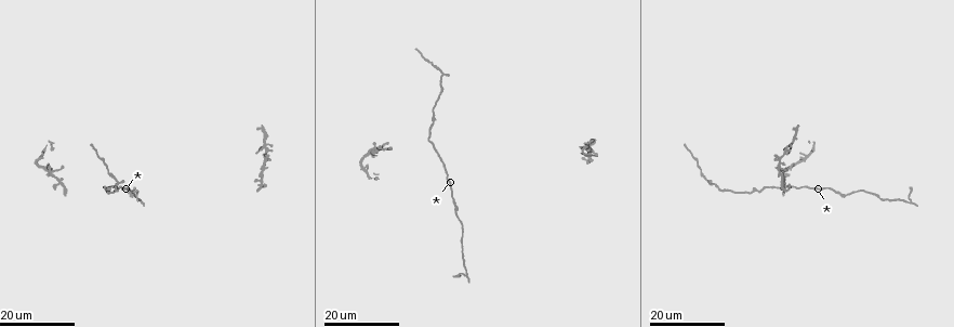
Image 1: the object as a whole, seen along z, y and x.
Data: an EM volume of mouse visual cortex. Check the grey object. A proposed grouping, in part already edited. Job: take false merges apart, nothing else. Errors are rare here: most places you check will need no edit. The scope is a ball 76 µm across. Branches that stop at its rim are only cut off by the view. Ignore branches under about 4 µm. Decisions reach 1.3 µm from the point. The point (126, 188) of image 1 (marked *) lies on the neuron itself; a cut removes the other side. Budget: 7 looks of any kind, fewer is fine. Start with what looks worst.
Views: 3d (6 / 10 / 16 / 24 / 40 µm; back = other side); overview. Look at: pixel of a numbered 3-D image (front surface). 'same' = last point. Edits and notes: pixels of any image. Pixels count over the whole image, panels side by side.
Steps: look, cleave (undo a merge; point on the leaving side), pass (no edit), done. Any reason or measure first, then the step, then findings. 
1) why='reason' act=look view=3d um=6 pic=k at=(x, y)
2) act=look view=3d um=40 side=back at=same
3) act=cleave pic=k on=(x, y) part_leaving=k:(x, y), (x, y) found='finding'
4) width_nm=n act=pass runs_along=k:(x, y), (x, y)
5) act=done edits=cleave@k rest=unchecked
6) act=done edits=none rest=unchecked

why='looks like a crossing' act=look view=3d um=16 pic=1 at=(50, 172)

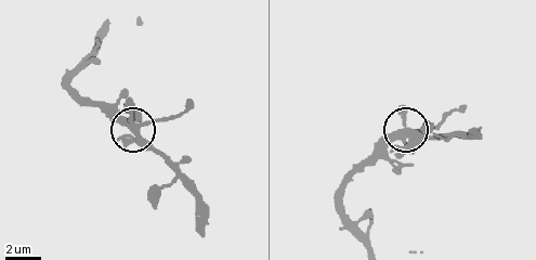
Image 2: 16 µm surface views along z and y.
why='zoom in' act=look view=3d um=10 pic=2 at=(136, 124)

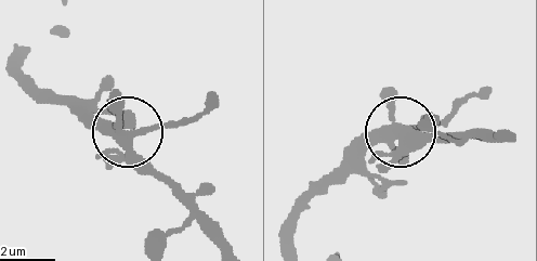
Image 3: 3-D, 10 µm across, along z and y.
act=pass found='continuous, no second neuron'

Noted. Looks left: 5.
act=look view=3d um=24 pic=1 at=(430, 141)

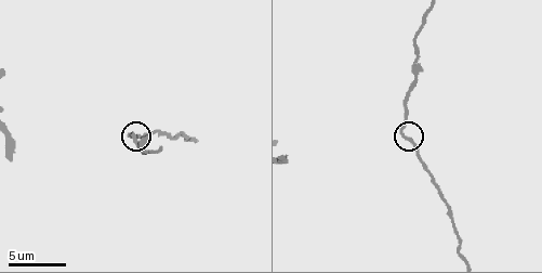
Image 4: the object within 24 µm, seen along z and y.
act=look view=3d um=6 pic=4 at=(403, 134)

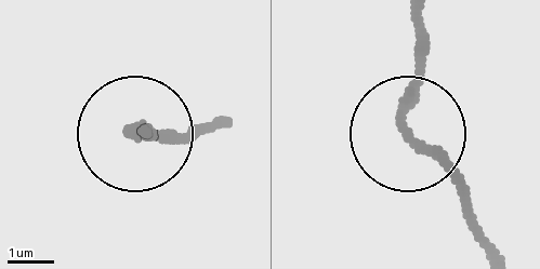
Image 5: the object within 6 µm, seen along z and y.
width_nm=210 act=pass runs_along=5:(489, 242), (408, 126), (420, 22) found='one neuron here'

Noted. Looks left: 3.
why='thick turns thin' act=look view=3d um=16 pic=1 at=(869, 194)

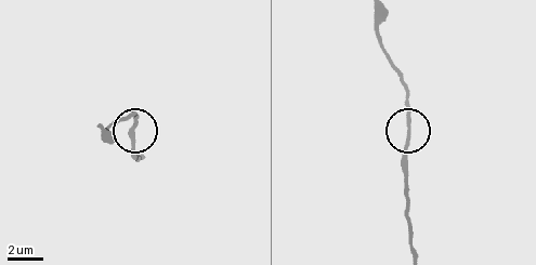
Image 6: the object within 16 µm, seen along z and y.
why='closer look' act=look view=3d um=10 pic=6 at=(406, 140)

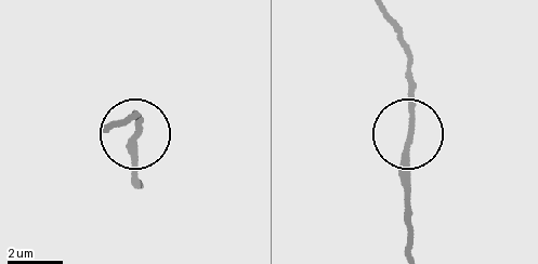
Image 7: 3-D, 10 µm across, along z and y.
why='other side' act=look view=3d um=10 side=back pic=7 at=(409, 136)

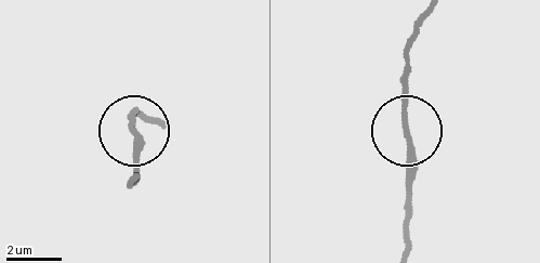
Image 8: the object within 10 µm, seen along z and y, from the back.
act=pass found='continuous, no second neuron'

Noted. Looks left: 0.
act=done edits=none rest=unchecked

